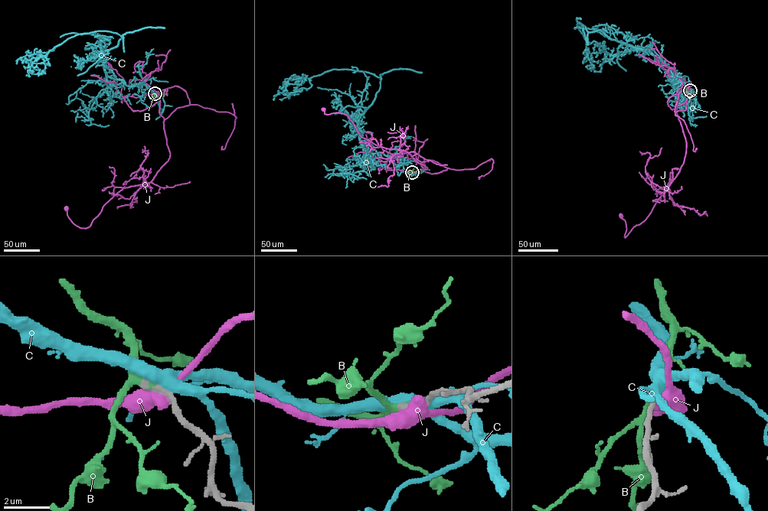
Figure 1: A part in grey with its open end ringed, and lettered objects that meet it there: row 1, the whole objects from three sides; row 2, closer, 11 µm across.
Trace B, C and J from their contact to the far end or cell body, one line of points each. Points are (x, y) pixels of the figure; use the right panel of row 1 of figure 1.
B: (690, 90), (691, 99)
C: (689, 90), (668, 80), (650, 53), (579, 22), (588, 43), (606, 50), (599, 66)
J: (690, 90), (691, 82), (686, 101), (676, 108), (686, 143), (678, 173), (646, 219), (625, 237), (621, 216)

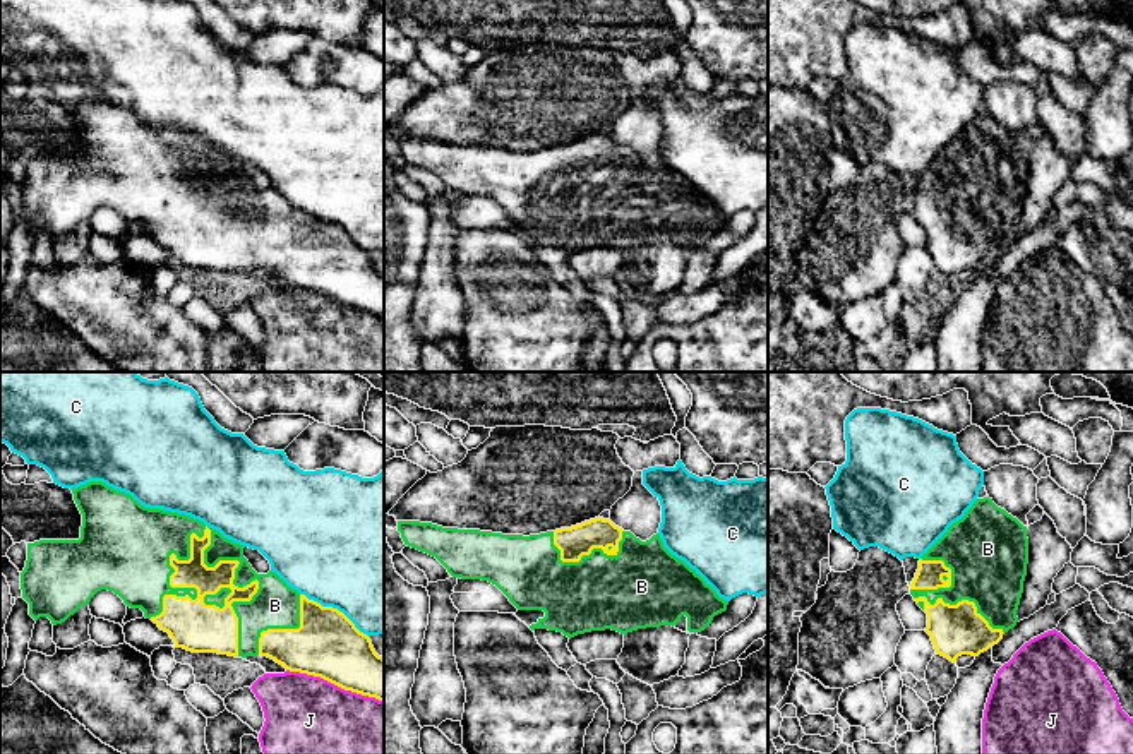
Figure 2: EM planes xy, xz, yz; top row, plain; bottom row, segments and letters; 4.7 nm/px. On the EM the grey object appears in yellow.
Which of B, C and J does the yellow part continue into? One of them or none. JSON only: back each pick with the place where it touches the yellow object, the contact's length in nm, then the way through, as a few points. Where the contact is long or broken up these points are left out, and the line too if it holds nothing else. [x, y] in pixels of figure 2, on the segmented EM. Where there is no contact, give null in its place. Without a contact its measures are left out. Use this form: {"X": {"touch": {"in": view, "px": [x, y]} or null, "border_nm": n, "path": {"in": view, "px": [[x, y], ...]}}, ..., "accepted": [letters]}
{"B": {"touch": {"in": "xy", "px": [244, 586]}, "border_nm": 650}, "accepted": ["B"]}

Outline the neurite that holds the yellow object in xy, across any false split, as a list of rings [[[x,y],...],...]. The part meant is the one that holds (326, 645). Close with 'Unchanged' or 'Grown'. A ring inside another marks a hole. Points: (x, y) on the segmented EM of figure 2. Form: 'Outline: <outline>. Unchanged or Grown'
Outline: [[[89,482],[72,488],[72,494],[82,514],[81,538],[27,543],[21,589],[34,620],[48,617],[53,625],[62,624],[81,607],[89,605],[98,591],[108,589],[127,607],[141,608],[146,619],[170,634],[175,648],[235,658],[267,656],[290,672],[321,677],[345,691],[384,701],[384,658],[375,653],[370,637],[360,632],[343,612],[309,600],[276,572],[257,574],[243,557],[243,545],[190,516],[144,507],[132,495],[103,482]]]. Grown

